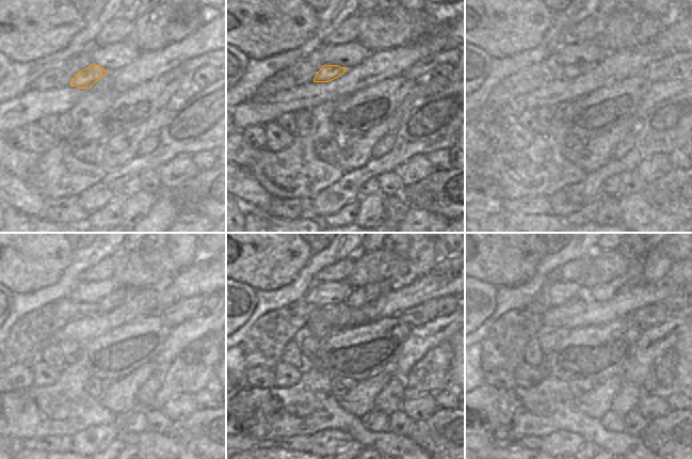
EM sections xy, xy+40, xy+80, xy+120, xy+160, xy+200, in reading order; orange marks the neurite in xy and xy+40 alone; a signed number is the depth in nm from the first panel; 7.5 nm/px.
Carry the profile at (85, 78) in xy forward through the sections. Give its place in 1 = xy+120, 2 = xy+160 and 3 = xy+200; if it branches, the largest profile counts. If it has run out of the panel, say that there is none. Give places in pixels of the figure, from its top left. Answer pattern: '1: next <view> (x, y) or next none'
1: next xy+120 (117, 298)
2: next xy+160 (359, 296)
3: next xy+200 (605, 291)

